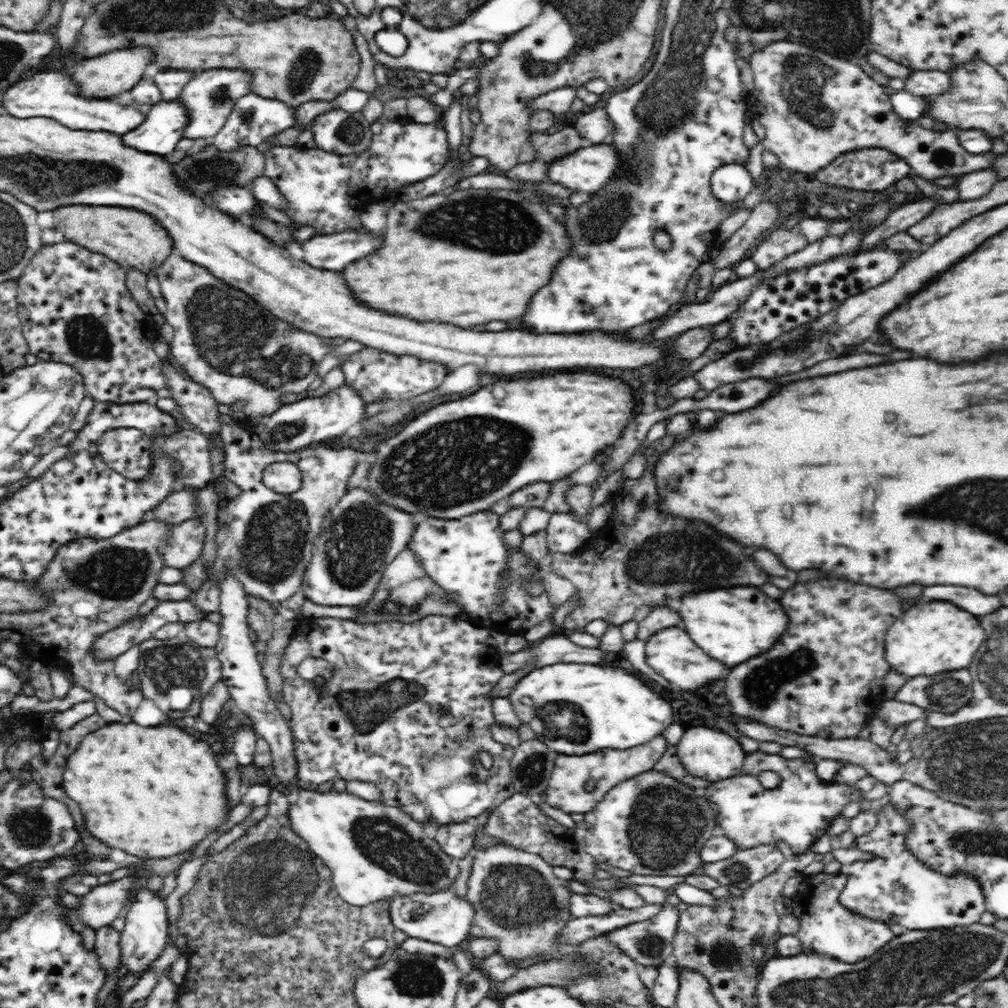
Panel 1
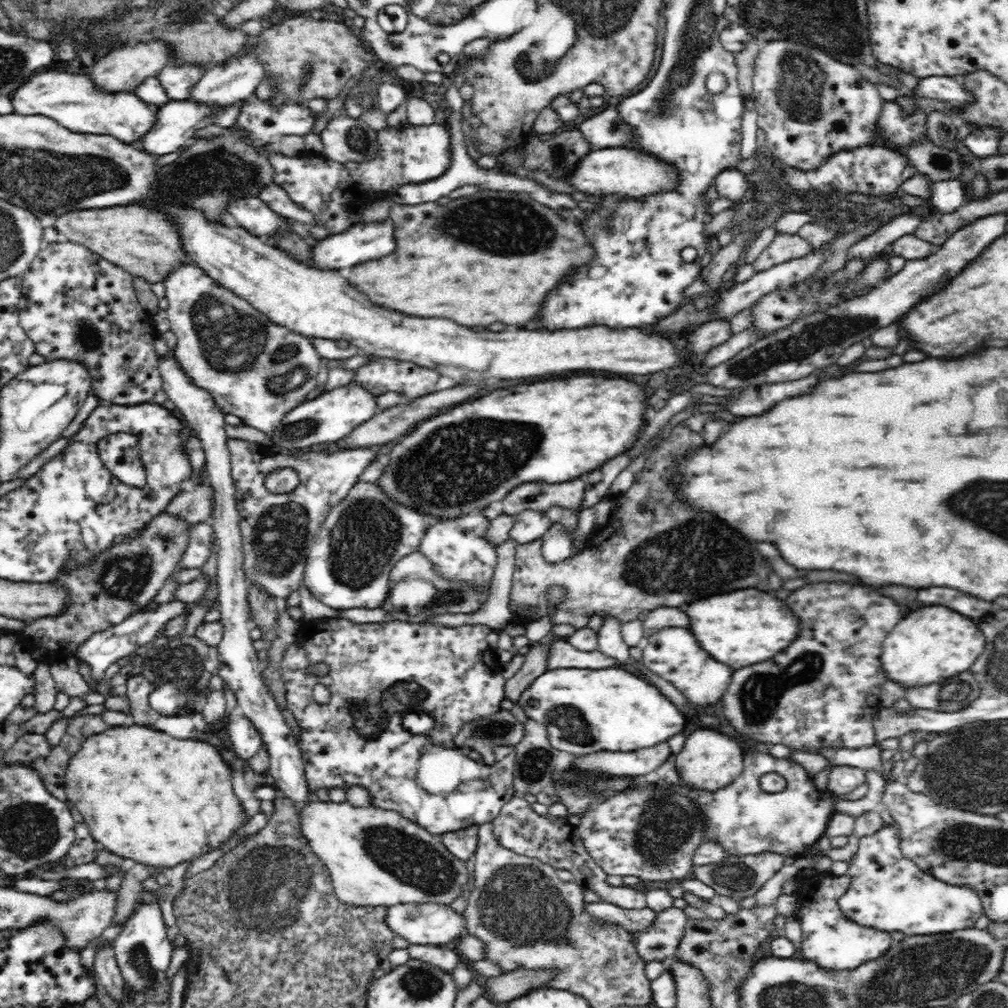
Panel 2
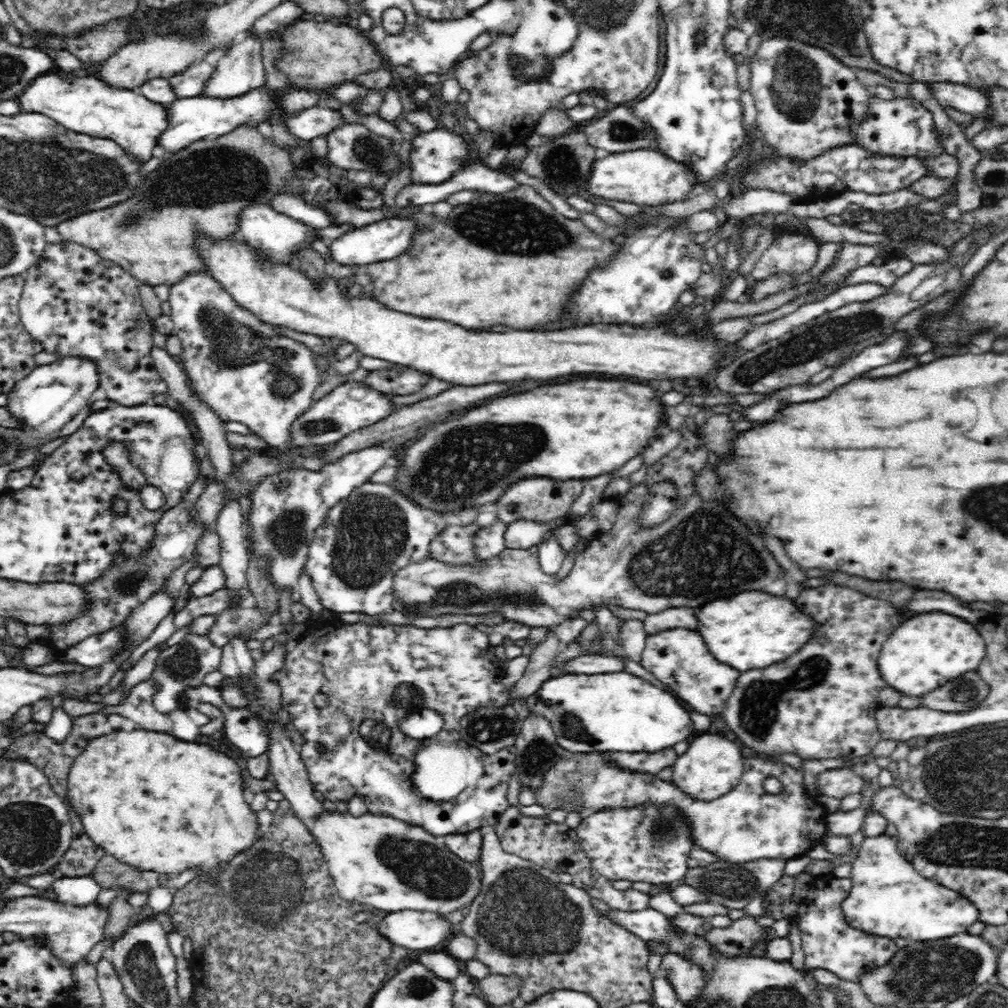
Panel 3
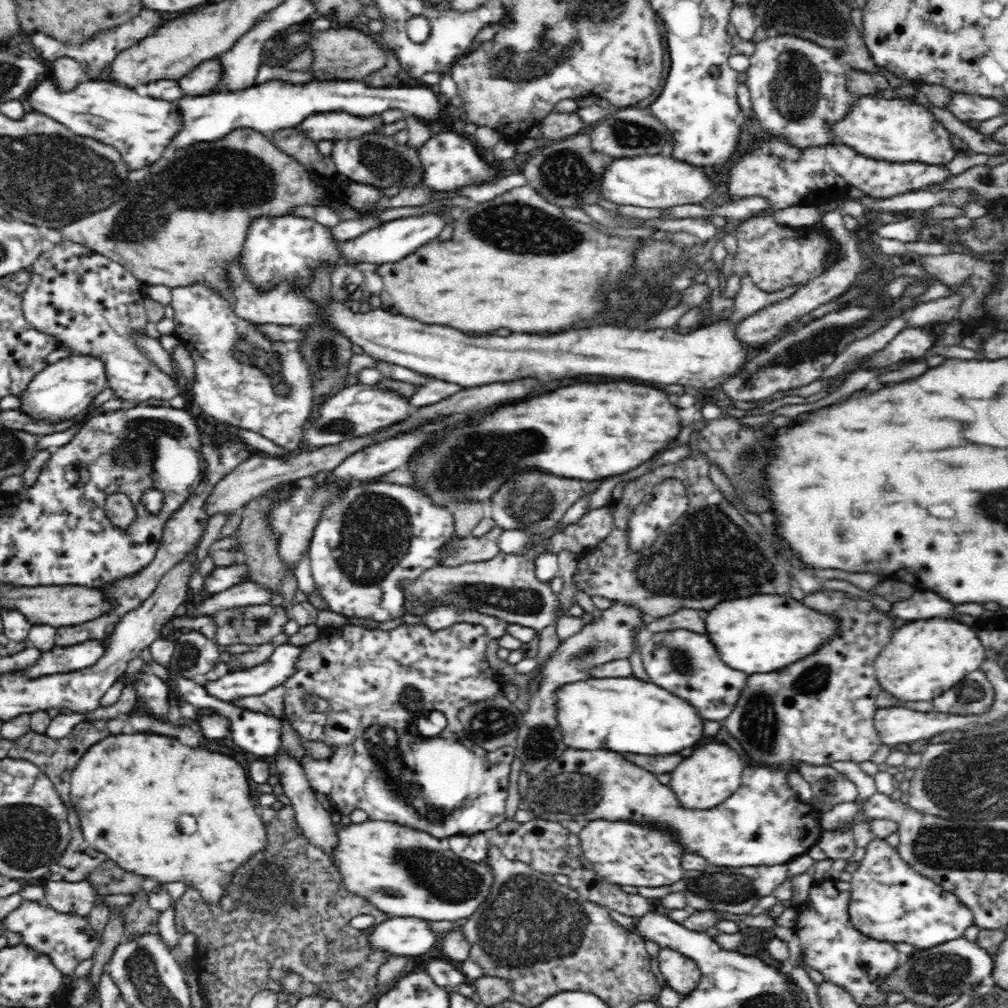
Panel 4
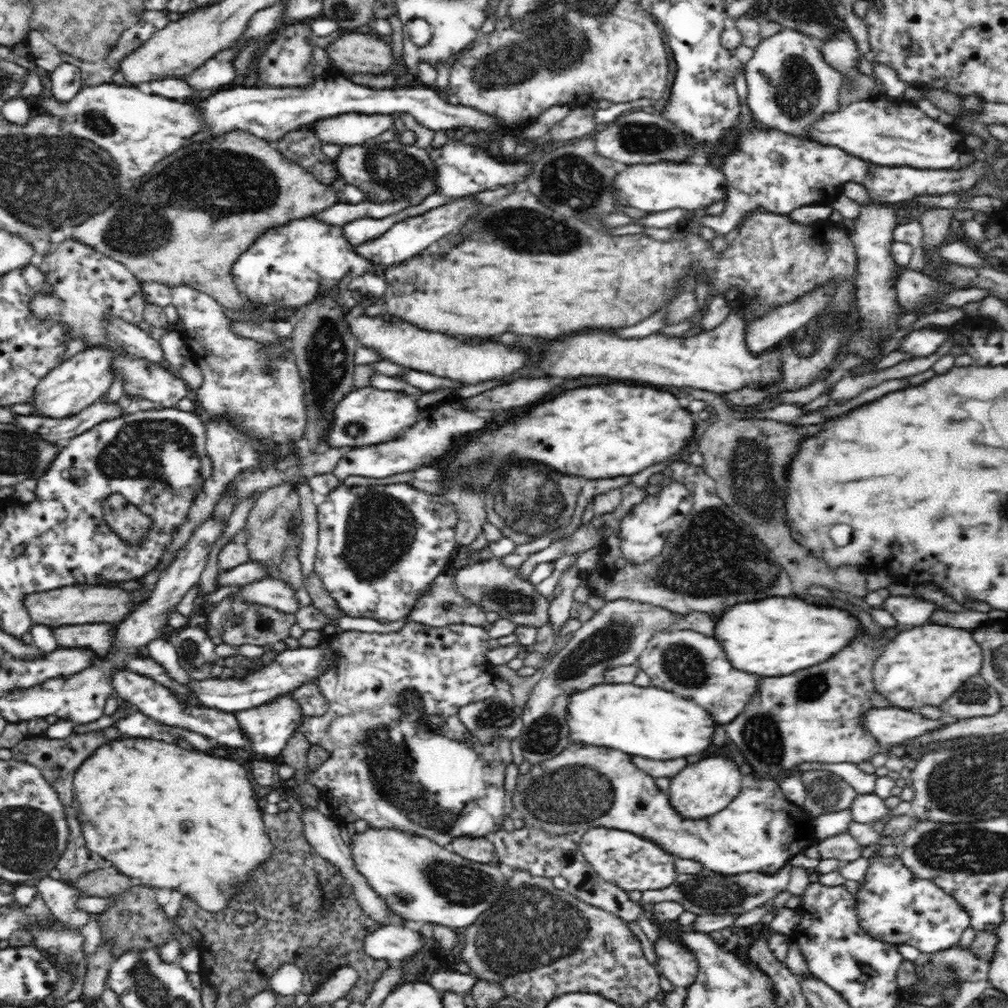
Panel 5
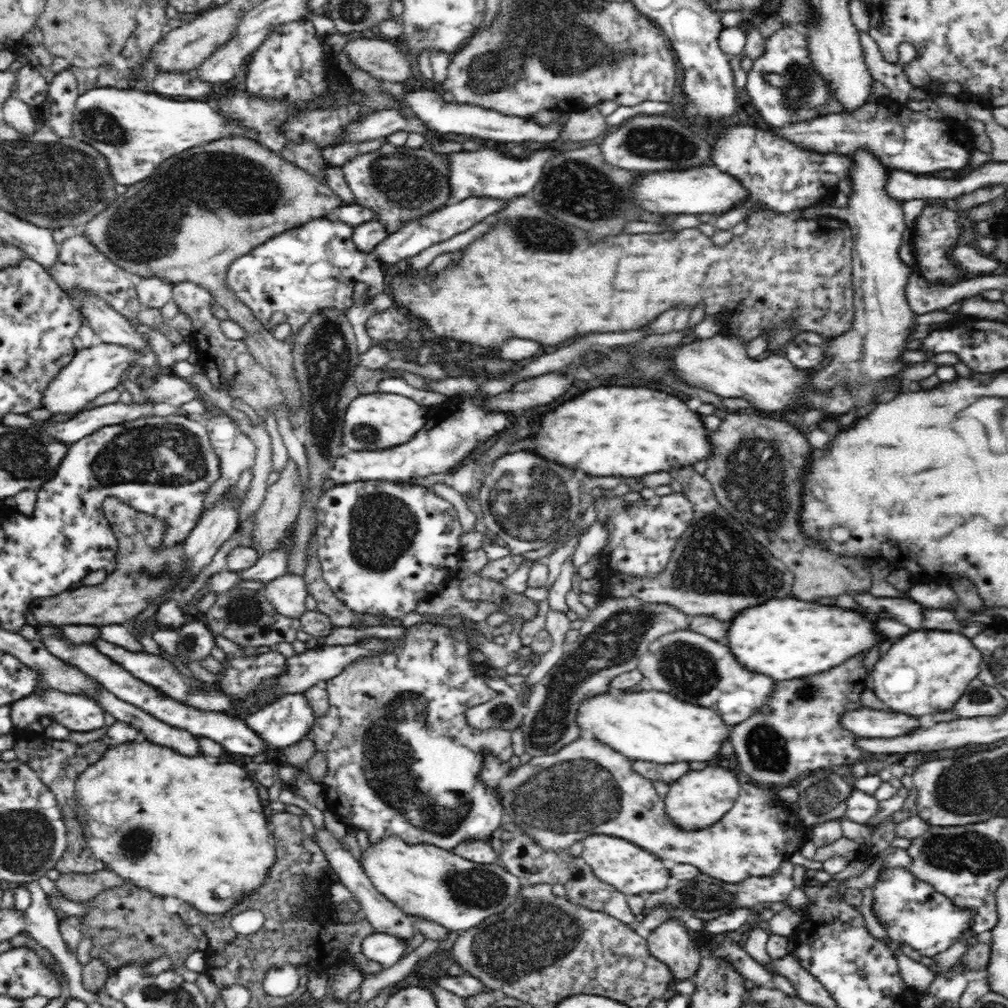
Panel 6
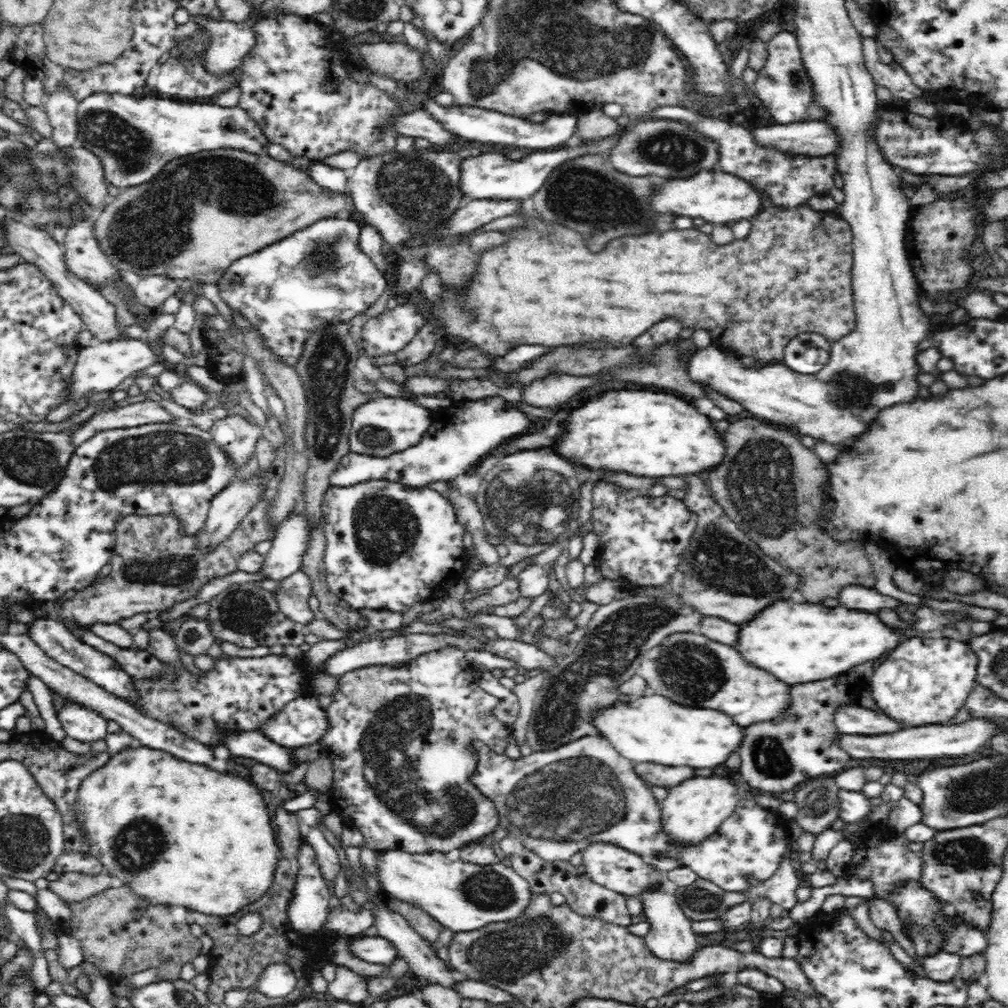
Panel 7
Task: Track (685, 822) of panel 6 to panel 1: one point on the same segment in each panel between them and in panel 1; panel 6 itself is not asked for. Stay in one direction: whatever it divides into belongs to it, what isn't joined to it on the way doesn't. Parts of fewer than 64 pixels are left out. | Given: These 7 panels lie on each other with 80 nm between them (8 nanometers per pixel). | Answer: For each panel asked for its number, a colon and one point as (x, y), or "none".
1: (712, 756)
2: (708, 761)
3: (712, 766)
4: (713, 773)
5: (701, 790)

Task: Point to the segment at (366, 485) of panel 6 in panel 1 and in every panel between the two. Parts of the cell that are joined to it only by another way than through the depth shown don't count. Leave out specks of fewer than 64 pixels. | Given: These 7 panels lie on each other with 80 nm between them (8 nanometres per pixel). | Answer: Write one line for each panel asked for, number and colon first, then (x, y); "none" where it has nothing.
1: (360, 537)
2: (362, 538)
3: (365, 539)
4: (371, 540)
5: (379, 547)

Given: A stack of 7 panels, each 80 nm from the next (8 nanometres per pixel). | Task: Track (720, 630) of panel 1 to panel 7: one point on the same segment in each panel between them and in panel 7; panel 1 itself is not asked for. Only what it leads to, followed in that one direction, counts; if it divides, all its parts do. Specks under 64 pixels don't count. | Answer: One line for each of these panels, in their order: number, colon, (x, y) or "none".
2: (743, 627)
3: (750, 630)
4: (753, 635)
5: (771, 638)
6: (785, 637)
7: (797, 643)

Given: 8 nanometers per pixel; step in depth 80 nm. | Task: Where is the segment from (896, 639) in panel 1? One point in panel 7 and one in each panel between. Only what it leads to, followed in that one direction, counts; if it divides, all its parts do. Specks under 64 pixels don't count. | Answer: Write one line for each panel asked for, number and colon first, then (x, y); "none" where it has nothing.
2: (933, 643)
3: (925, 652)
4: (924, 659)
5: (924, 666)
6: (925, 673)
7: (925, 680)

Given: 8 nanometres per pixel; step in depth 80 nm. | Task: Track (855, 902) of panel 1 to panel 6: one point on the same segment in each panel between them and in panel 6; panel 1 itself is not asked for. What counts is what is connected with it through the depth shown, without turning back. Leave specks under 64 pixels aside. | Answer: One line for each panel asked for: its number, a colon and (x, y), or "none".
2: (888, 891)
3: (889, 897)
4: (890, 901)
5: (895, 906)
6: (918, 915)

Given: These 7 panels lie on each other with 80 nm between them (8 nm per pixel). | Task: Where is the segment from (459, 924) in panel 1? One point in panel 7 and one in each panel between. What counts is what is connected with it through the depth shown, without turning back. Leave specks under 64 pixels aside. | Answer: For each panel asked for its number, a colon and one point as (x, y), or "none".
2: (428, 924)
3: (415, 931)
4: (410, 937)
5: (392, 943)
6: (386, 949)
7: (372, 948)

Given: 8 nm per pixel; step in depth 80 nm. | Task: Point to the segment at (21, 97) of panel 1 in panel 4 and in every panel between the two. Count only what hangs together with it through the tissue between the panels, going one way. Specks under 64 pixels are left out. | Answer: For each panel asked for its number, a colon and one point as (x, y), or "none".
2: (72, 100)
3: (86, 105)
4: (140, 128)

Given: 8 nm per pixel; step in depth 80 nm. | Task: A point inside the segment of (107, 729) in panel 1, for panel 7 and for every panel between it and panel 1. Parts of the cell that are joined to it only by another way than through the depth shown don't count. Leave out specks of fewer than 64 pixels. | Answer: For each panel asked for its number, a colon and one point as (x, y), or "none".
2: (145, 796)
3: (136, 793)
4: (129, 791)
5: (134, 796)
6: (176, 826)
7: (178, 834)

